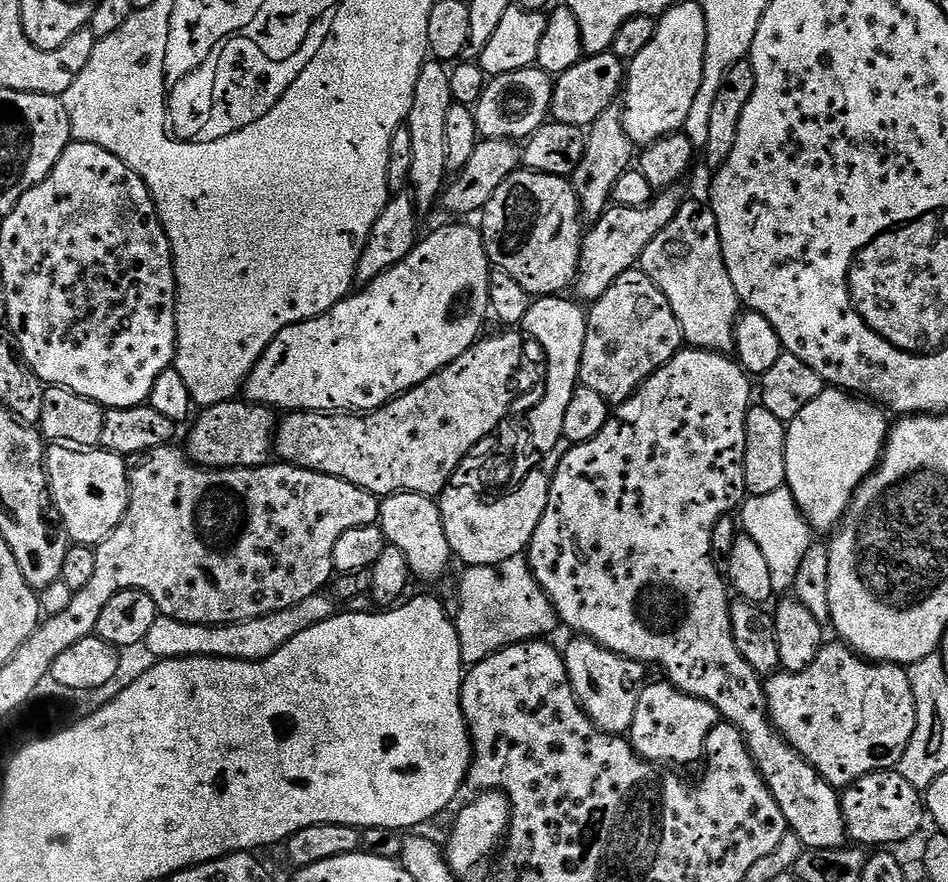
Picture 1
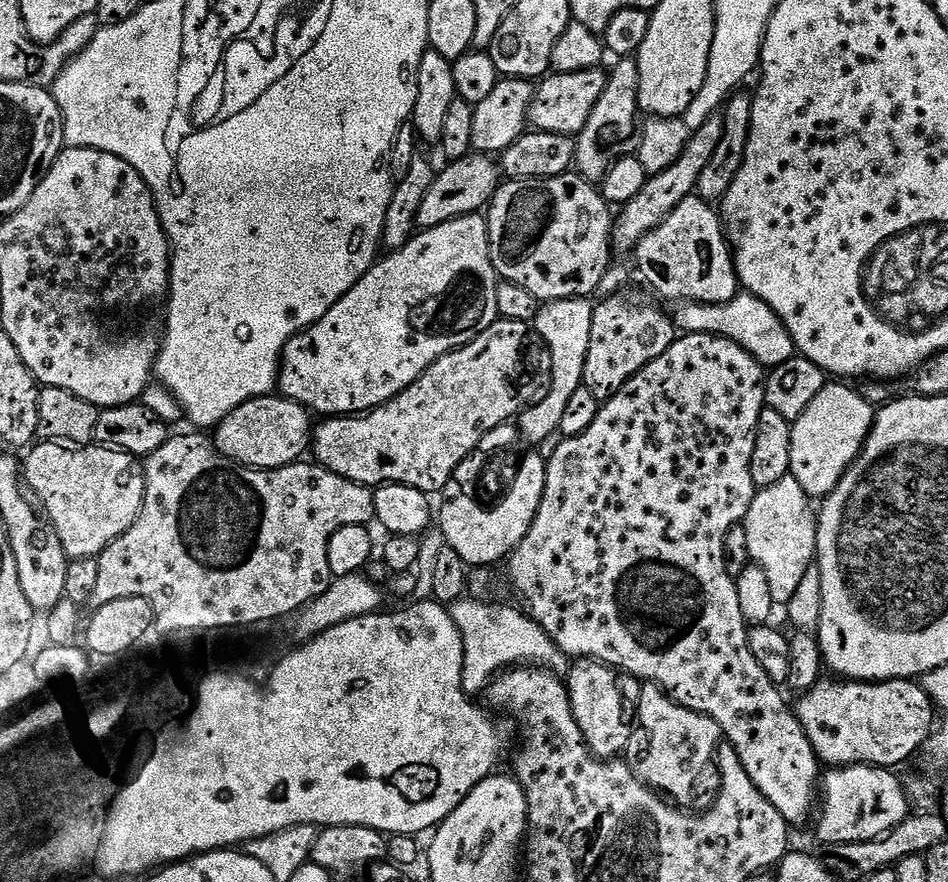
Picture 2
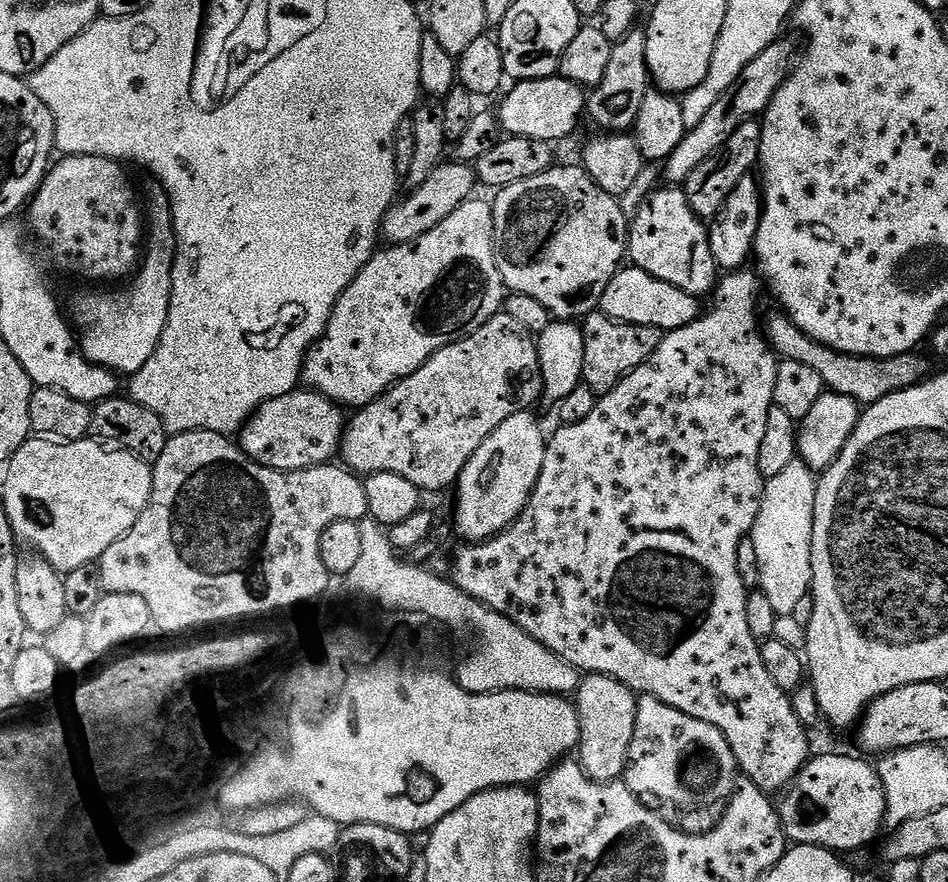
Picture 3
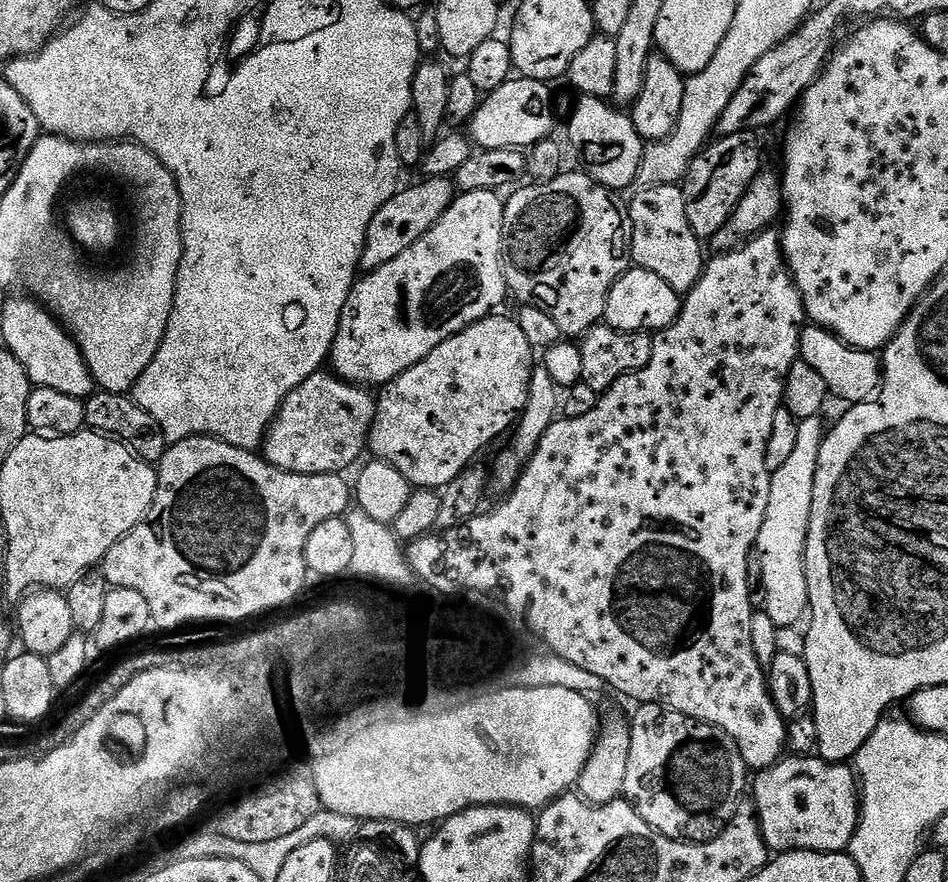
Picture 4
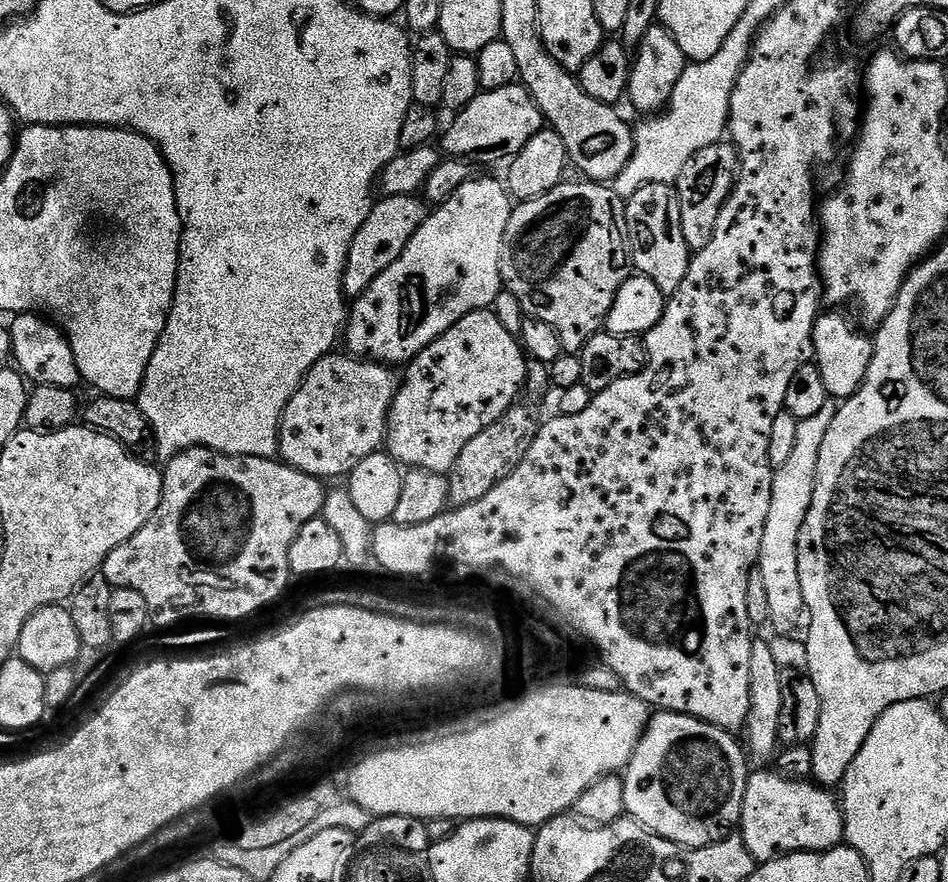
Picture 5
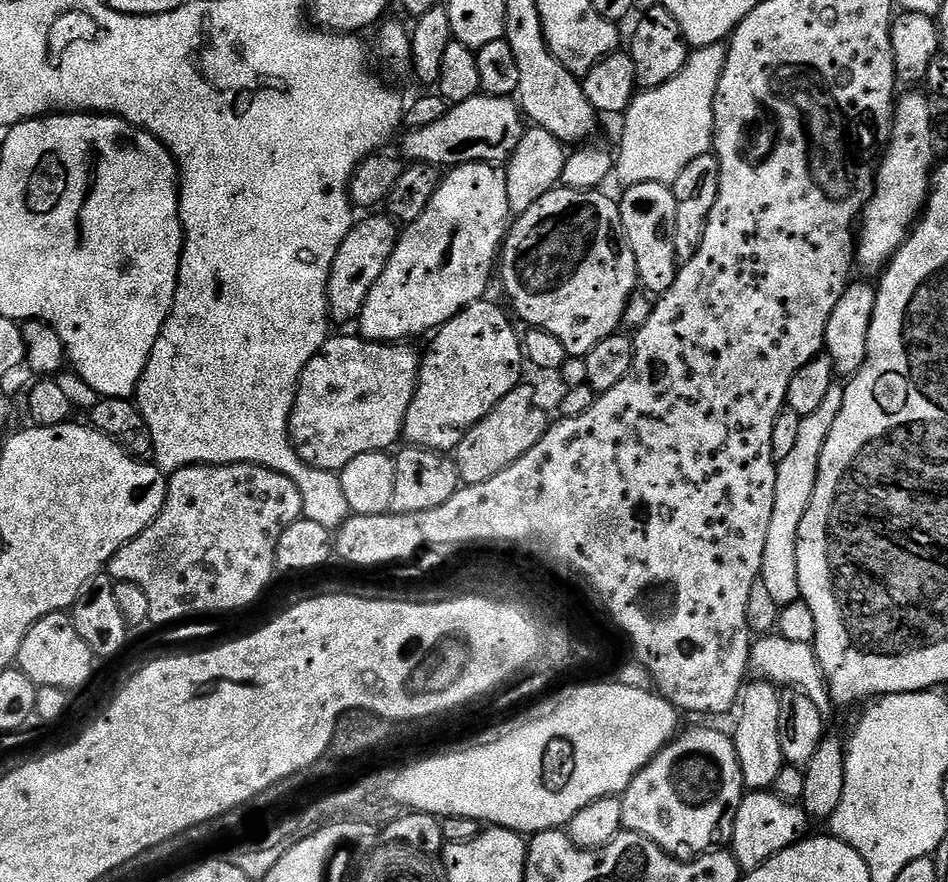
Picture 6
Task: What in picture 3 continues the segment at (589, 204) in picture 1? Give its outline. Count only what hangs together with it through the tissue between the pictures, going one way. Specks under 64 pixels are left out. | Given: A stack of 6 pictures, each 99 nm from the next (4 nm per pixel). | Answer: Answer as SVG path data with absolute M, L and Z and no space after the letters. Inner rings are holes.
M643 27L633 28L624 40L615 41L610 54L610 67L597 88L591 89L586 100L586 116L597 124L597 129L608 134L624 134L635 129L638 110L642 110L642 98L650 90L648 62L646 56L647 31Z

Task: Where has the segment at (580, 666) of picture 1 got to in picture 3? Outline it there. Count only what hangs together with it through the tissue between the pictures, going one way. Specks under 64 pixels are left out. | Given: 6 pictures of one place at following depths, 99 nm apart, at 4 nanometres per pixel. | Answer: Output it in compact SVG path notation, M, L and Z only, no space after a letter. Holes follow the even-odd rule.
M600 672L585 675L574 693L576 712L580 715L578 763L592 780L610 784L623 777L628 767L630 742L634 742L634 722L638 718L638 696L632 689Z

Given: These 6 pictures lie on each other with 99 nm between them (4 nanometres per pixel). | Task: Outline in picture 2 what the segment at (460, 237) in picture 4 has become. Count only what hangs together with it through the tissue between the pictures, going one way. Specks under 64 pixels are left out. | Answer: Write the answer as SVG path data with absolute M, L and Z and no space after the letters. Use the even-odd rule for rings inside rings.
M473 214L454 218L450 222L442 222L433 228L417 231L412 239L406 242L406 246L389 251L387 255L385 260L384 257L377 259L376 263L372 265L372 269L317 324L311 324L303 332L289 338L288 345L284 348L284 354L280 357L279 395L298 402L313 414L321 412L319 415L324 418L371 412L373 408L386 403L390 398L394 398L402 390L411 386L431 364L438 362L438 358L442 358L447 352L453 352L454 349L466 346L474 338L478 338L478 334L482 334L482 330L486 330L500 316L498 290L496 289L498 277L494 270L494 262L490 258L488 222L483 215Z

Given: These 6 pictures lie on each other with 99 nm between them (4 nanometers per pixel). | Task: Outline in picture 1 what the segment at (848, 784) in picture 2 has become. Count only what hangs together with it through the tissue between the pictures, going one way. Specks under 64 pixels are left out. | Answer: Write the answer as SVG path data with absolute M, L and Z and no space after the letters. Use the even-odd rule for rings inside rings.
M881 770L858 778L843 789L842 803L848 835L860 846L904 844L911 836L919 834L924 820L926 824L926 804L921 789L906 782L898 770Z

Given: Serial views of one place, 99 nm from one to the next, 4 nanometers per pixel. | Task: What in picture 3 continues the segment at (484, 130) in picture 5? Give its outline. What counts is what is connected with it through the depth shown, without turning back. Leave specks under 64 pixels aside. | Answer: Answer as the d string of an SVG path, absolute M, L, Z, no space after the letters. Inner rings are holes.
M557 74L541 80L522 80L507 89L508 97L498 107L498 124L508 136L557 142L564 140L580 124L586 112L586 92Z

